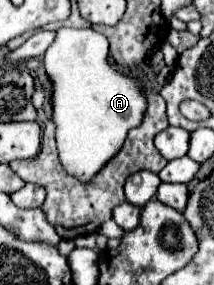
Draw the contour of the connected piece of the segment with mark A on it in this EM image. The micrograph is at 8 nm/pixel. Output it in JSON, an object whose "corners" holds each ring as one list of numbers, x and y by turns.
{"corners":[[60,28,54,42,44,54,44,70,54,84,52,104,56,122,56,142,60,152,60,162,68,174,88,182,92,176,120,150,130,128,142,122,146,110,146,98,142,94,142,82,128,78,112,64,108,64,108,40,92,28]]}

